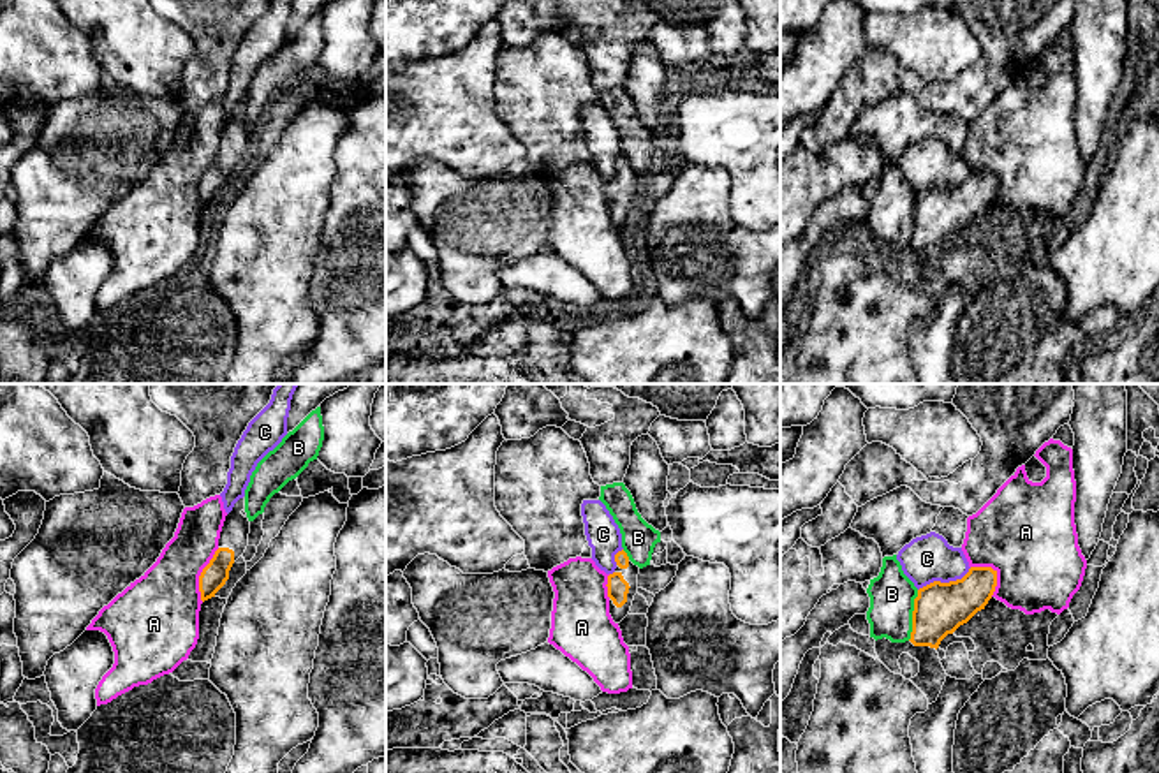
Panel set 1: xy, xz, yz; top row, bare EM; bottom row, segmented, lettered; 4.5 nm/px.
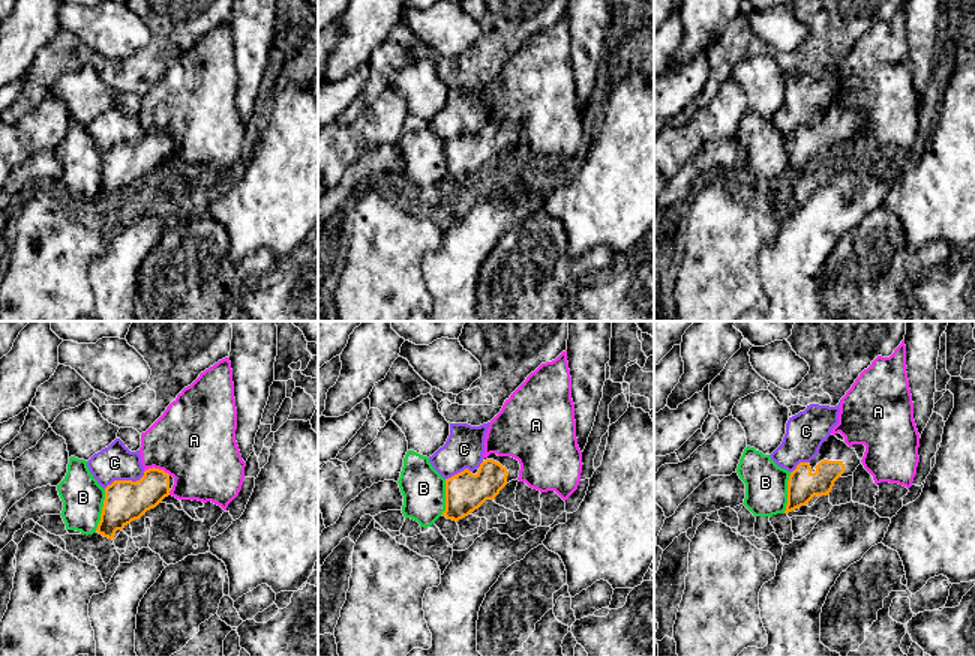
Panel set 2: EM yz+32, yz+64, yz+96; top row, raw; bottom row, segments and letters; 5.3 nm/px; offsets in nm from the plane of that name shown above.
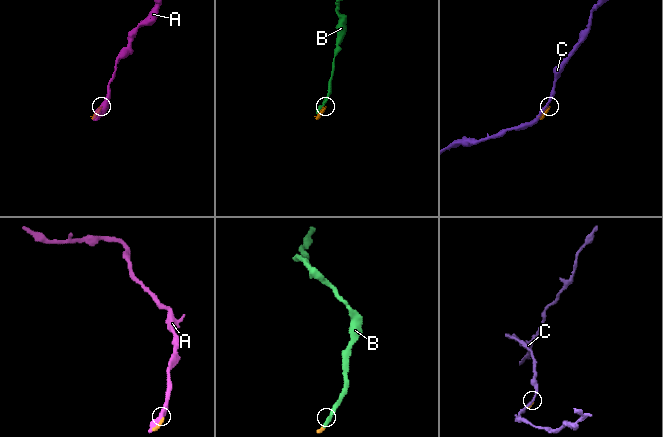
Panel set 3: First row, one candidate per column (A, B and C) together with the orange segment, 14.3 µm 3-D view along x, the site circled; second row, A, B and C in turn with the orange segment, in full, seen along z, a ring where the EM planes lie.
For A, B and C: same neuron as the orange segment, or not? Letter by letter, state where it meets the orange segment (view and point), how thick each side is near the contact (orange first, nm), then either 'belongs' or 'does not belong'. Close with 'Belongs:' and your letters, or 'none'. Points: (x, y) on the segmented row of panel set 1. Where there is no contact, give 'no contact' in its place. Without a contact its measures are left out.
A: meets orange in xy at (201, 574); 120 nm thick on the orange side, 360 nm on the other; does not belong
B: meets orange in yz at (913, 615); 240 nm thick on the orange side, 220 nm on the other; does not belong
C: meets orange in yz at (944, 583); 240 nm thick on the orange side, 220 nm on the other; does not belong
Belongs: none

